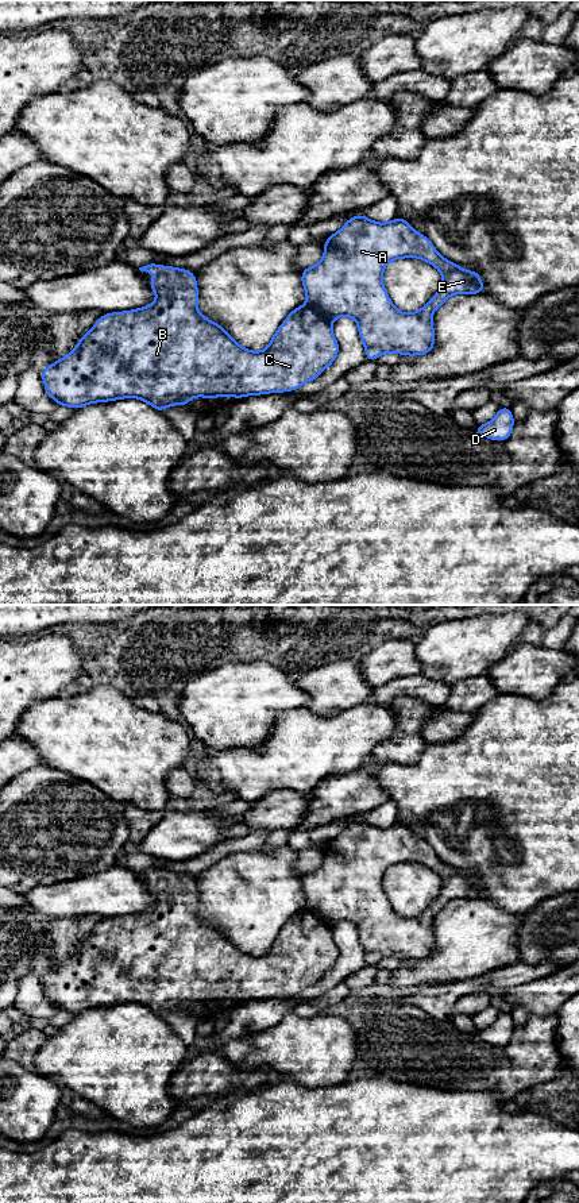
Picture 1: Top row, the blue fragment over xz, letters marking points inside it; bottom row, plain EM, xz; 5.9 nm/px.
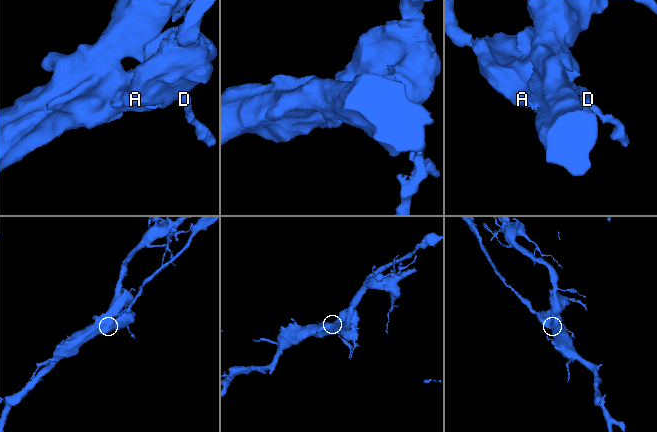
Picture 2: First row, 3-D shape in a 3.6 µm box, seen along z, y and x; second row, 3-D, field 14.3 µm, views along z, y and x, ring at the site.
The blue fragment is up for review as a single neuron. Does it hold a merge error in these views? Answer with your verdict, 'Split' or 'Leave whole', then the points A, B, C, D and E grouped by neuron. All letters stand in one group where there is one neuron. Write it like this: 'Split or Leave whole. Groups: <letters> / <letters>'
Split. Groups: A E / B C D

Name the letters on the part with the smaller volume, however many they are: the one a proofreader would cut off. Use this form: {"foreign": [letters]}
{"foreign": ["A", "E"]}

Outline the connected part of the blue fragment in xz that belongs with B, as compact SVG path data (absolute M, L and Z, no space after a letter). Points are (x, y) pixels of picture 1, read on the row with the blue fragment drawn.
M157 263L139 270L166 273L148 281L157 300L143 308L103 315L74 350L43 367L45 390L59 406L80 409L96 402L139 398L163 412L167 406L188 405L193 397L242 398L293 392L316 379L339 354L332 320L306 302L287 315L263 351L251 351L198 312L193 271Z

